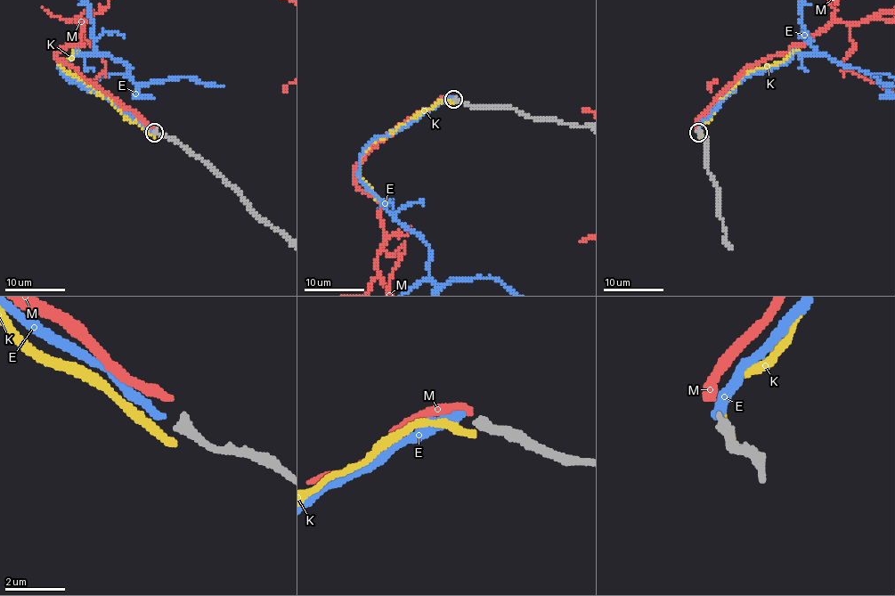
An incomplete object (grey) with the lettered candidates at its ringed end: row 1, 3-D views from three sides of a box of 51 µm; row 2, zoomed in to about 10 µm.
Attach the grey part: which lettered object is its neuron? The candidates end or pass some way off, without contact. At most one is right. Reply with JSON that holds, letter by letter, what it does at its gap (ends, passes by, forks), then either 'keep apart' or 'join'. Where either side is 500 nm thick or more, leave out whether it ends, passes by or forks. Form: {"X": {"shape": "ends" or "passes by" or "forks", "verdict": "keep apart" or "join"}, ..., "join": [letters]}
{"E": {"shape": "ends", "verdict": "join"}, "K": {"shape": "ends", "verdict": "keep apart"}, "M": {"shape": "ends", "verdict": "keep apart"}, "join": ["E"]}

